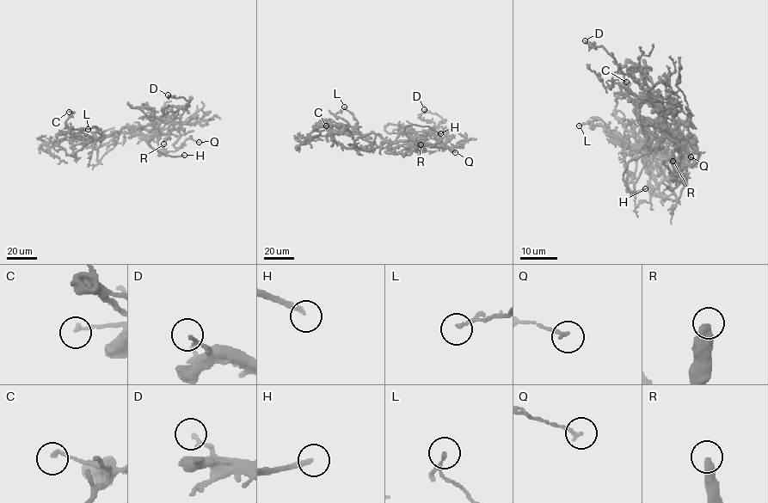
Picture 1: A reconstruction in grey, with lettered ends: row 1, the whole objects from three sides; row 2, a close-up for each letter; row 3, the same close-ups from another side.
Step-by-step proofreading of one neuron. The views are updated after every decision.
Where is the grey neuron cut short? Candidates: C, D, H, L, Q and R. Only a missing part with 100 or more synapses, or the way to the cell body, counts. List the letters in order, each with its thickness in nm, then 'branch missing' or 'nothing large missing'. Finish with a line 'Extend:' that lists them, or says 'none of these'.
C: 160 nm thick; nothing large missing
D: 150 nm thick; nothing large missing
H: 240 nm thick; branch missing
L: 110 nm thick; nothing large missing
Q: 150 nm thick; nothing large missing
R: 480 nm thick; nothing large missing
Extend: H

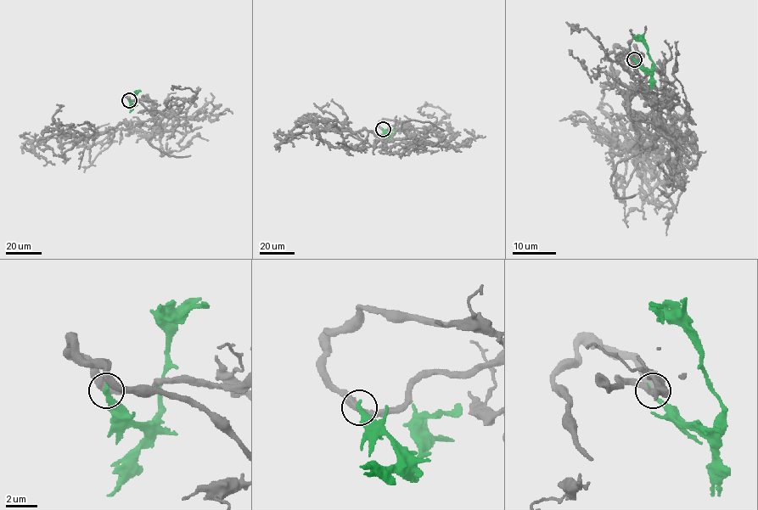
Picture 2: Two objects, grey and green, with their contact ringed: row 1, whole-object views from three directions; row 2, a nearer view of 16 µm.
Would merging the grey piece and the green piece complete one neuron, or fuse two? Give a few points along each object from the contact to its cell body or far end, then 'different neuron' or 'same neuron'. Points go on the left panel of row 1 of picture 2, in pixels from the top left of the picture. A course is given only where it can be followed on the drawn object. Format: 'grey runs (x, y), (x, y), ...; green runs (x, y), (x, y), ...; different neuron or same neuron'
grey runs (129, 100), (151, 100), (159, 124), (152, 130), (123, 123), (94, 135), (41, 137), (35, 152), (54, 165); green runs (129, 100), (135, 103), (136, 92), (141, 91); different neuron

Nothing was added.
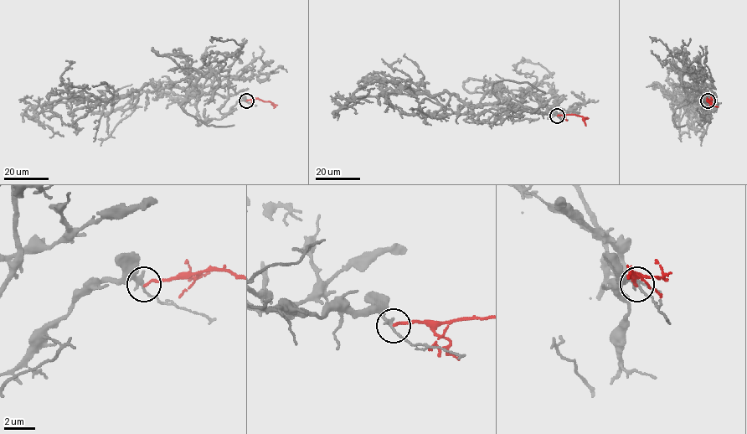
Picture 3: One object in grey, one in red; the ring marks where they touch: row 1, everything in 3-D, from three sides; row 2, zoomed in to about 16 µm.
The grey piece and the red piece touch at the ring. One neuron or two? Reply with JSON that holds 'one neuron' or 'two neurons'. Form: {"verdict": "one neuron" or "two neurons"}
{"verdict": "two neurons"}

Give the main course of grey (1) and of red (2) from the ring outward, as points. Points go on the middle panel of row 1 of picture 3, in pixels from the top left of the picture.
1: (558, 116), (518, 110), (508, 116), (498, 107), (455, 113), (384, 80), (370, 79), (348, 102), (374, 88)
2: (558, 116), (582, 116), (585, 126)

